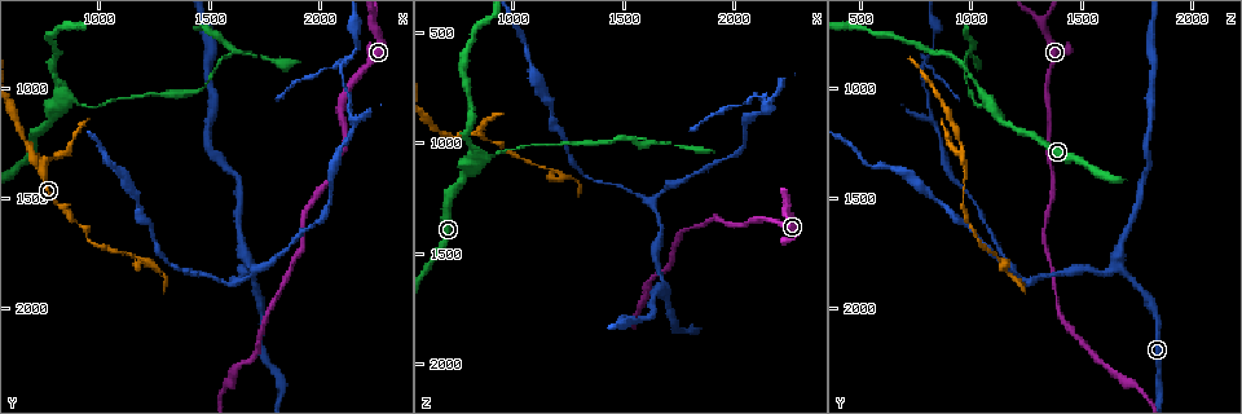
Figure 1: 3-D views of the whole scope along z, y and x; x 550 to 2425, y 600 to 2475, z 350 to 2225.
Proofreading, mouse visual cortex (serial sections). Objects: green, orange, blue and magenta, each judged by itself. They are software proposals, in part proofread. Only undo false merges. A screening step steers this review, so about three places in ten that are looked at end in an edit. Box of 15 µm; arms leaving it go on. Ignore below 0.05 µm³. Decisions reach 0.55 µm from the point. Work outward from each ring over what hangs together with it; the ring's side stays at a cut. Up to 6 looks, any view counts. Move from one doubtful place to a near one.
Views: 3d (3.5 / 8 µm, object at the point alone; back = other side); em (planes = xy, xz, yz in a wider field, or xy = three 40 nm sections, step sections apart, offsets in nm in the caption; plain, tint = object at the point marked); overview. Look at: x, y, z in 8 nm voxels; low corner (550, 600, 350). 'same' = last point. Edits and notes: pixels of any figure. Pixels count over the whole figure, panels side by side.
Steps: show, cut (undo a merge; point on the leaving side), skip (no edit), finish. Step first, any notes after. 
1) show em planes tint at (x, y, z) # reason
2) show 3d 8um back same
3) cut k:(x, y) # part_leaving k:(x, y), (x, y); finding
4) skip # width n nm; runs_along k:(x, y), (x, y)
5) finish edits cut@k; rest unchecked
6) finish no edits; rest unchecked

show 3d 3.5um back at (910, 1050, 1060) # thick turns thin

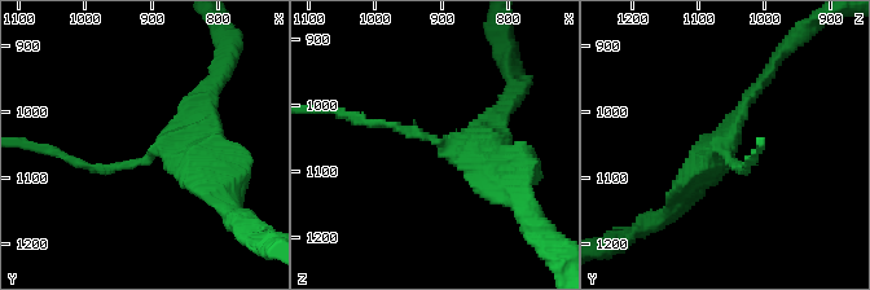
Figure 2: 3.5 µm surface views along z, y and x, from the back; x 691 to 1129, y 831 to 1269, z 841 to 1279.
show em xy step 2 tint at (895, 1055, 1060)

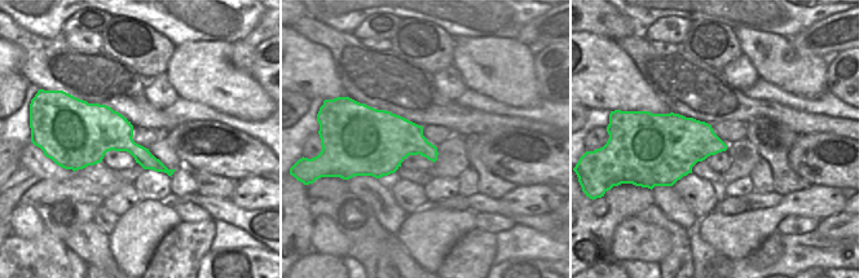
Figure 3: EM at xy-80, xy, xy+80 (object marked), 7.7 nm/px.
cut 2:(411, 131) # part_leaving 2:(448, 146), (345, 113); two cells meet here

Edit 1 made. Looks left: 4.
show overview

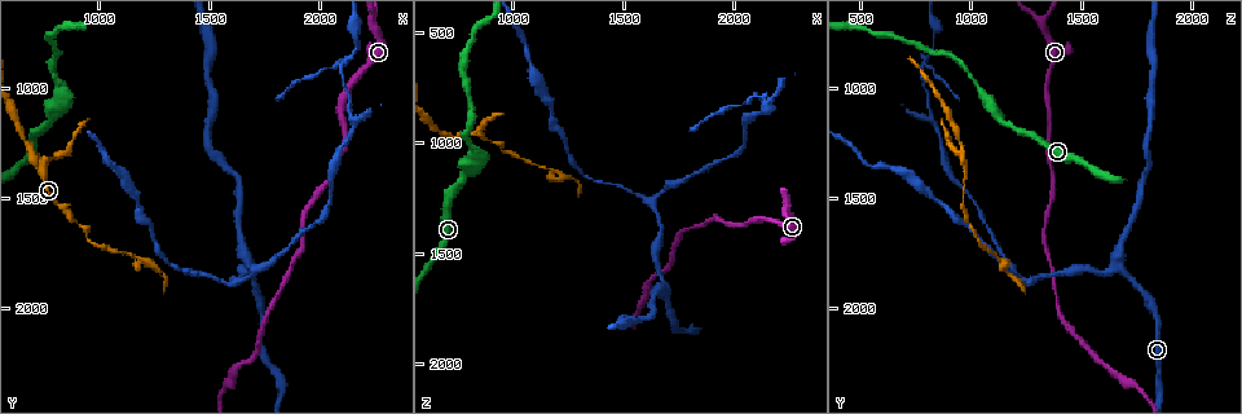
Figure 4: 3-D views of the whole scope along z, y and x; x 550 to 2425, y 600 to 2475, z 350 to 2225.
show 3d 8um at (1680, 1810, 1660) # three-way junction

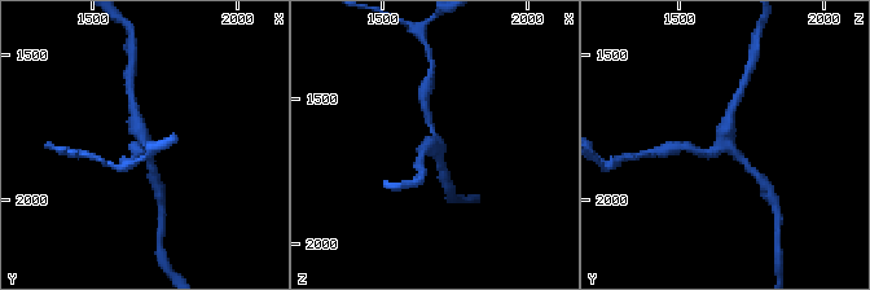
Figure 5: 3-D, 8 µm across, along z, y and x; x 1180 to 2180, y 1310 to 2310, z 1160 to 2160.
show em planes tint at (1690, 1810, 1660) # arms 3; arm_widths 200, 200, 350 nm

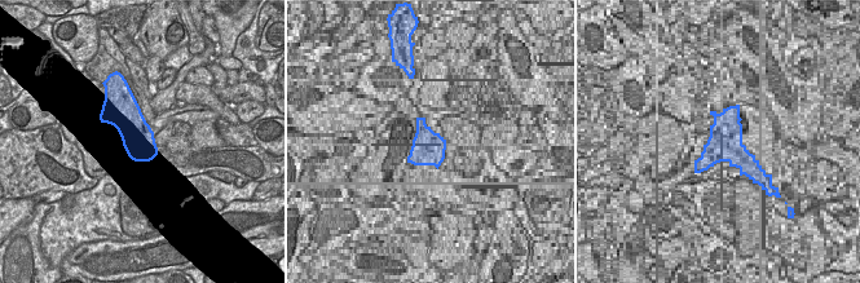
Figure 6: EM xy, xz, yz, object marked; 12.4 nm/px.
skip # runs_along 5:(752, 172), (732, 148), (695, 149); all the same cell

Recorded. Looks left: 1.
finish edits cut@2; rest unchecked

